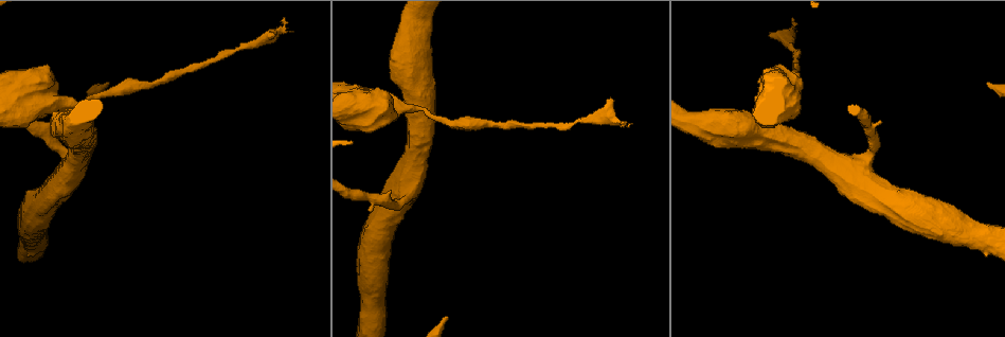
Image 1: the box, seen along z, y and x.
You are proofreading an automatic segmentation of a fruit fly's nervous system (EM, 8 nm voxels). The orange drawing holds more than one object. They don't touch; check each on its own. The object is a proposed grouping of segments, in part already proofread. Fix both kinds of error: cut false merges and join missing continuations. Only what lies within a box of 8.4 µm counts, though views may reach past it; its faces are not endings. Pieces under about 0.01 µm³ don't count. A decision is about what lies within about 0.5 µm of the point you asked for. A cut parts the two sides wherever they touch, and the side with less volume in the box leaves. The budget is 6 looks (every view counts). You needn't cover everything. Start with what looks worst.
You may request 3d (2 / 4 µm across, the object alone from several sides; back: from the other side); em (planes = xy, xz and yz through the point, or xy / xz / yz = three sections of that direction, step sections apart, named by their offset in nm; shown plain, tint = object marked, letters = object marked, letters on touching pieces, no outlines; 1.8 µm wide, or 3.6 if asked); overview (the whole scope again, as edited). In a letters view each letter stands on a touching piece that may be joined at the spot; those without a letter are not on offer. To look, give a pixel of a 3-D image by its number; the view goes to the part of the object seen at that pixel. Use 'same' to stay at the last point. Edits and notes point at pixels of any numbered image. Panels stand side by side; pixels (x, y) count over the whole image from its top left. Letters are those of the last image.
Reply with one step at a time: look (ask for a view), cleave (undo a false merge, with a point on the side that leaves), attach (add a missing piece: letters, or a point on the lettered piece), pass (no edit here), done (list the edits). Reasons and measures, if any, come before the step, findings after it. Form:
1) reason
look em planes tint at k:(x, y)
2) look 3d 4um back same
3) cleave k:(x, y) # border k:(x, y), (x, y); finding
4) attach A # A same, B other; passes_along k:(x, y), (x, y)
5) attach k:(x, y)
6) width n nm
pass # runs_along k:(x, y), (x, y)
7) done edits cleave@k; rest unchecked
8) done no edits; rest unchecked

look em planes tint at 1:(792, 19)

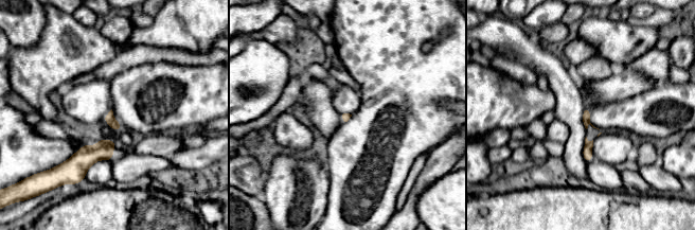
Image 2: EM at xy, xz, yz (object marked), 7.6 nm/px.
look em planes letters same

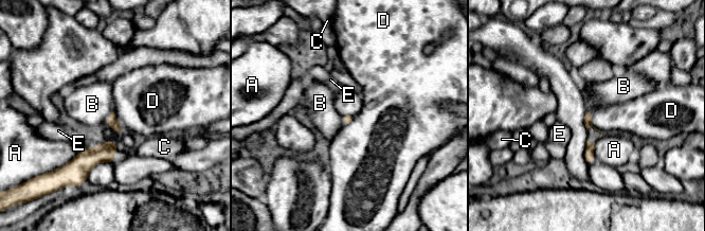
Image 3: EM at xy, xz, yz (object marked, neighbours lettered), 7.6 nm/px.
attach C # A other, B other, C same, D other, E other; passes_along 3:(84, 162), (114, 154), (146, 149); it goes on there

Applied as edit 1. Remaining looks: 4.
look overview

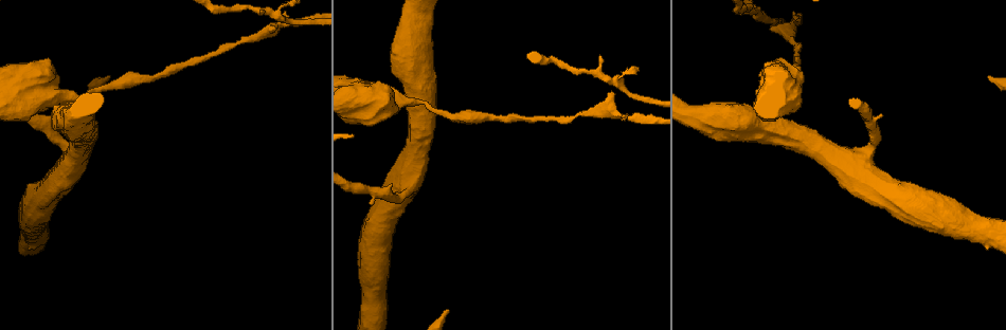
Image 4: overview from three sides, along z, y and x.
arms part here
look em 3.6um xy step 8 tint at 4:(409, 183)

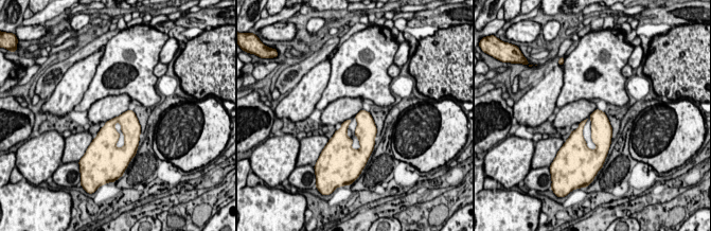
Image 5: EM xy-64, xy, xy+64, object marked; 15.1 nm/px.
look em 3.6um xy step 8 letters same

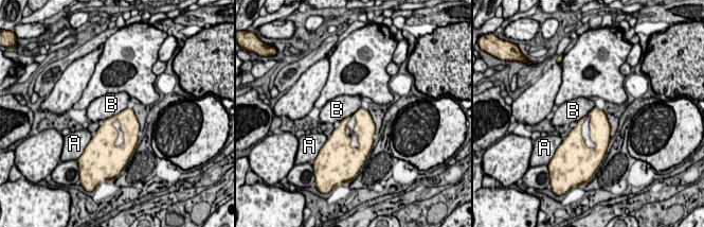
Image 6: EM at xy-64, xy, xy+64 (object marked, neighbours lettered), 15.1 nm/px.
width 240 nm; longest_contact B 400 nm
pass # A other, B other; continuous, no second cell

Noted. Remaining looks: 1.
abrupt turn
look em 3.6um xy step 16 letters at 4:(56, 95)

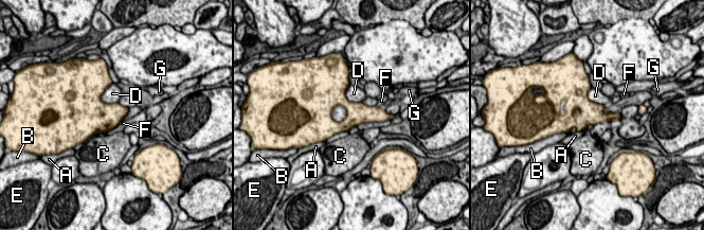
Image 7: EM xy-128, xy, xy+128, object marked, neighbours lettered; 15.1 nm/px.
pass # A other, B other, C other, D other, E other, F other, G other; continuous, no second cell

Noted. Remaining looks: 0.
done edits attach@3; rest unchecked

